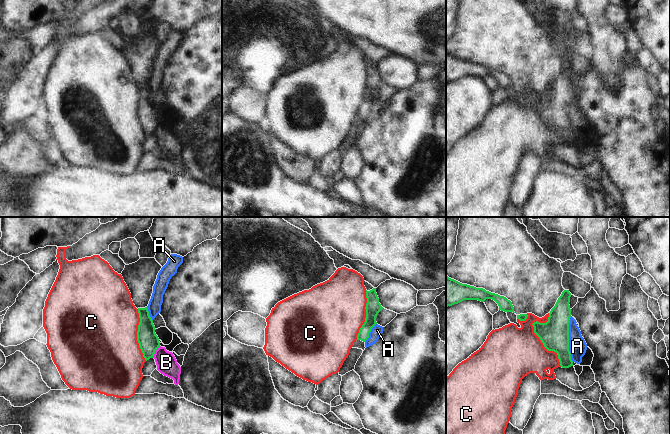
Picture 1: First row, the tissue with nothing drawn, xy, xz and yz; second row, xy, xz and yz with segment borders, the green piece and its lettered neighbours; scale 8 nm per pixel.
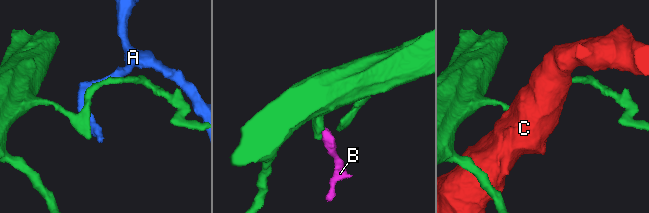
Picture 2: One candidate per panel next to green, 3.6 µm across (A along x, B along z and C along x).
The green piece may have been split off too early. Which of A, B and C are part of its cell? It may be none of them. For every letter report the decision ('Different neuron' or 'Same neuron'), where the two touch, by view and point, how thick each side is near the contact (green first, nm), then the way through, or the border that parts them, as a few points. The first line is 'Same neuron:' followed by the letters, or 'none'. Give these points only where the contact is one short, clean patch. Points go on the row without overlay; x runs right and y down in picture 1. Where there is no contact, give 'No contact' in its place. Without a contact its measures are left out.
Same neuron: none
A: Different neuron. Touches green at yz (568, 115). Thickness 240 nm (green) against 140 nm
B: Different neuron. Touches green at xy (155, 126). Thickness 160 nm (green) against 160 nm. Boundary: xy (159, 121), (152, 133)
C: Different neuron. Touches green at yz (538, 112). Thickness 240 nm (green) against 420 nm

